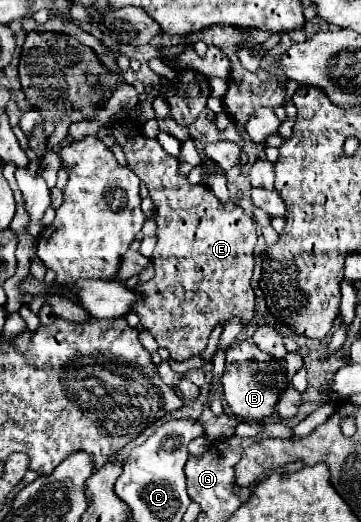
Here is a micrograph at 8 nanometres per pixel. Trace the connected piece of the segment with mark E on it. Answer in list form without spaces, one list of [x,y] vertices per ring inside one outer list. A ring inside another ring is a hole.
[[[125,120],[125,122],[109,122],[103,128],[111,130],[117,144],[121,144],[129,168],[137,170],[145,164],[145,172],[141,172],[143,184],[149,188],[149,198],[155,204],[155,220],[157,220],[157,248],[153,252],[155,278],[147,284],[137,284],[137,292],[141,292],[141,300],[133,308],[141,324],[151,332],[161,348],[171,352],[173,360],[189,360],[193,356],[201,356],[207,346],[207,338],[213,326],[221,320],[229,320],[231,316],[243,318],[243,322],[251,322],[255,316],[255,292],[251,286],[251,276],[255,268],[255,244],[257,244],[257,226],[251,216],[243,212],[235,202],[221,202],[205,184],[189,184],[185,176],[179,174],[179,160],[169,156],[163,146],[155,138],[147,138],[141,134],[141,126]],[[125,130],[131,134],[127,136]]]

